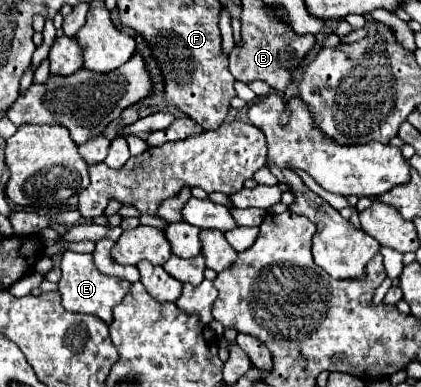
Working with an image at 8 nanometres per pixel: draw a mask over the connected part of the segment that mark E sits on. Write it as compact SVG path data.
M65 251L63 261L61 261L61 271L63 271L63 275L61 275L61 281L59 281L59 293L63 297L63 307L67 311L97 315L105 323L113 321L113 307L119 305L123 301L123 297L127 295L127 291L131 289L131 283L127 283L123 279L117 279L117 277L103 275L95 267L93 255Z

